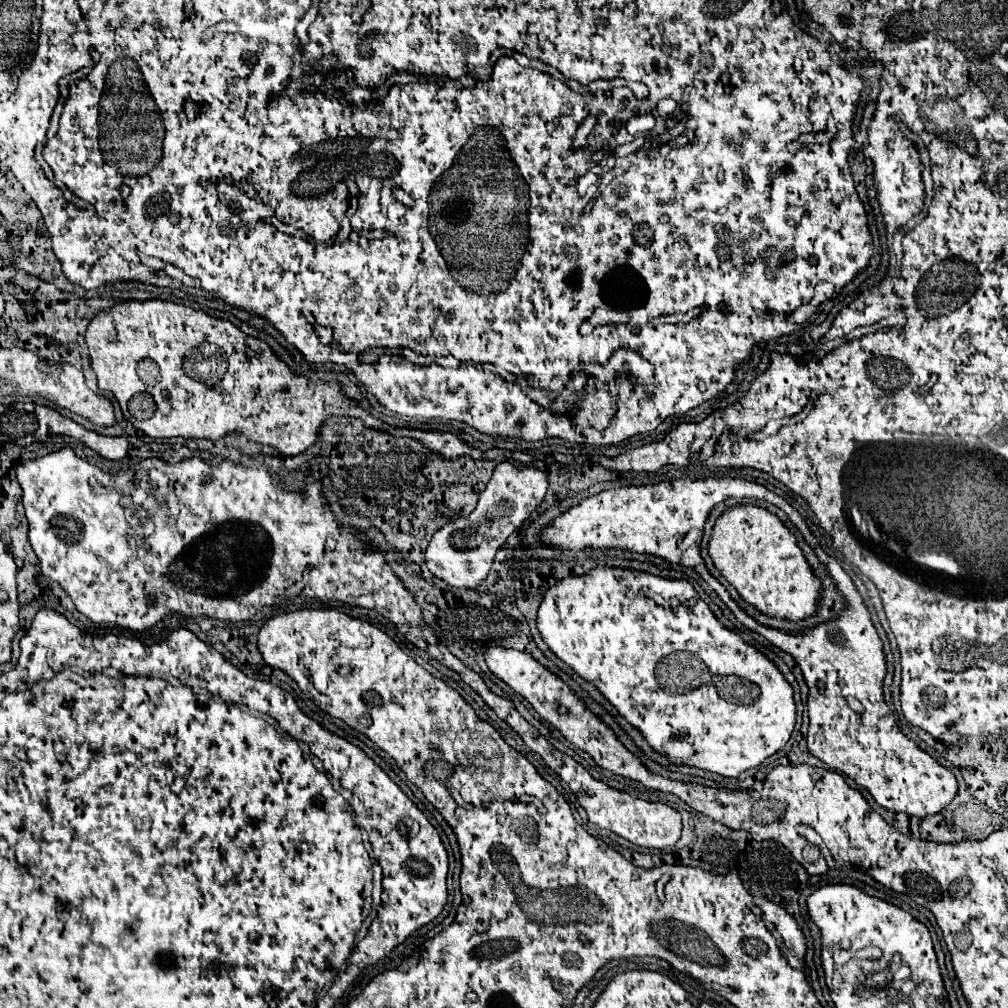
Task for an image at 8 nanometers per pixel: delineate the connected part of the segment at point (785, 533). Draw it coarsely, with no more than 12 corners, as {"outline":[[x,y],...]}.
{"outline":[[758,504],[724,510],[708,554],[742,600],[792,622],[822,582]]}

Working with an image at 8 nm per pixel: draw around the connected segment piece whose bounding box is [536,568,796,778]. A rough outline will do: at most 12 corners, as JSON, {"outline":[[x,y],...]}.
{"outline":[[594,568],[536,616],[644,736],[736,778],[788,742],[780,670],[686,580]]}

